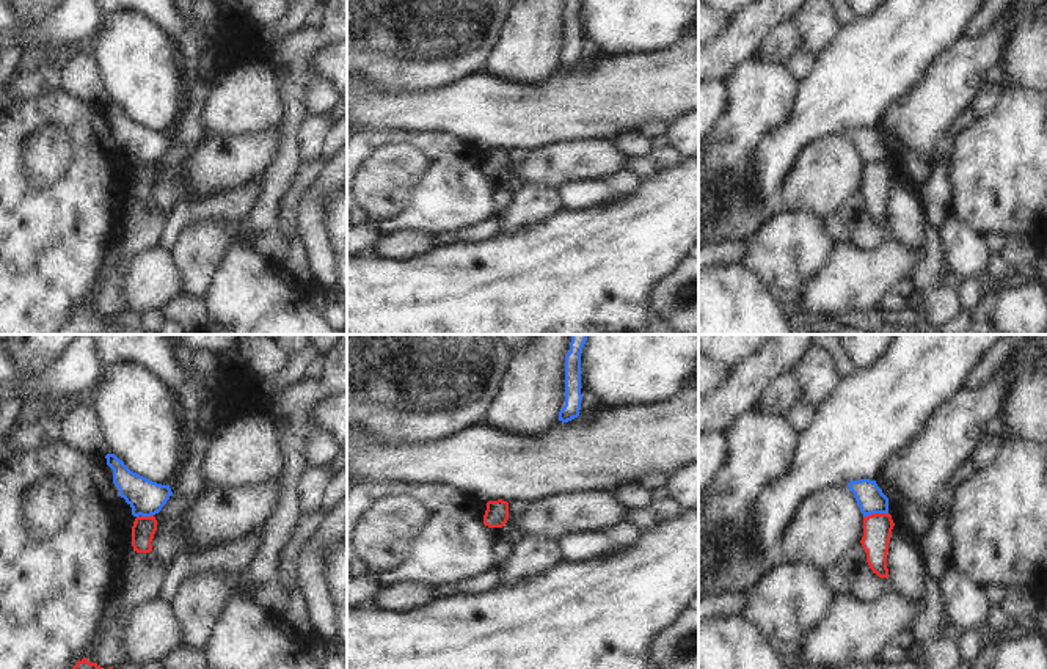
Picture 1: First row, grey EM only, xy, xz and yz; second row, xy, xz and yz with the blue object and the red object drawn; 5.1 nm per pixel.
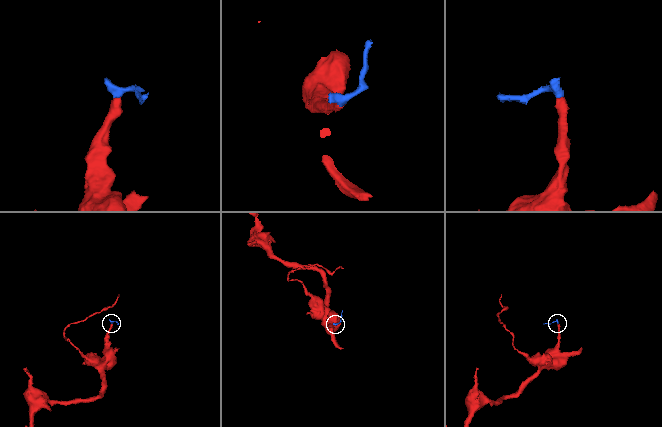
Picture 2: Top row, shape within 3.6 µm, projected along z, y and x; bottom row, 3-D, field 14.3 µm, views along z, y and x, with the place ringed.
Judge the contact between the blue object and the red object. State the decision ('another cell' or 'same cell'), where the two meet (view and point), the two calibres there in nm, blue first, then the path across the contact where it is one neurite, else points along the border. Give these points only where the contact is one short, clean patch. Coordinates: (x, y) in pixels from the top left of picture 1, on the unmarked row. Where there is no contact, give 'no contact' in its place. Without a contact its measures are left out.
another cell; meets blue in yz at (875, 160); 140 nm thick on the blue side, 140 nm on the other; border along yz (887, 160), (871, 160), (864, 165)

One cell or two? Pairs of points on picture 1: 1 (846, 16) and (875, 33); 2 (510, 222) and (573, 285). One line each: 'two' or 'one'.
1: two
2: two

